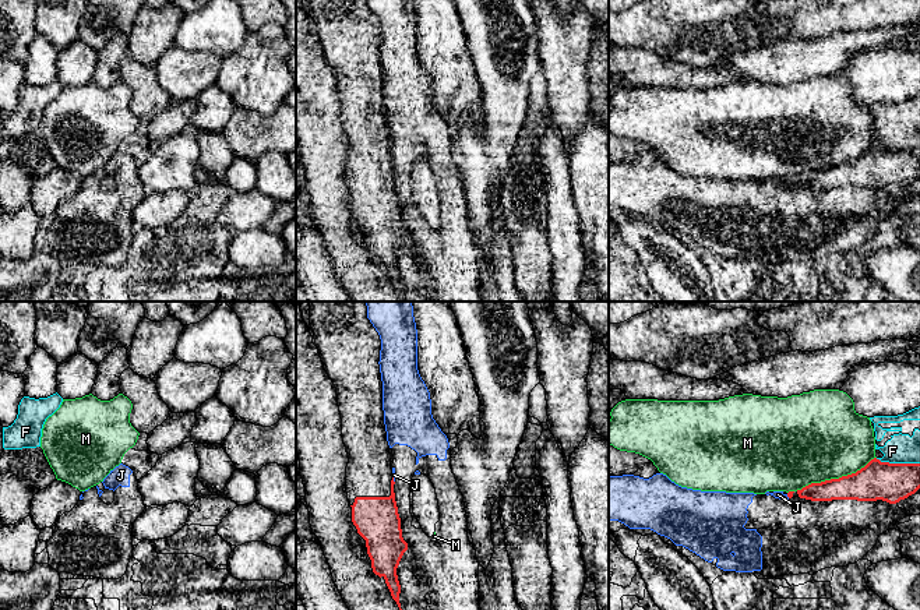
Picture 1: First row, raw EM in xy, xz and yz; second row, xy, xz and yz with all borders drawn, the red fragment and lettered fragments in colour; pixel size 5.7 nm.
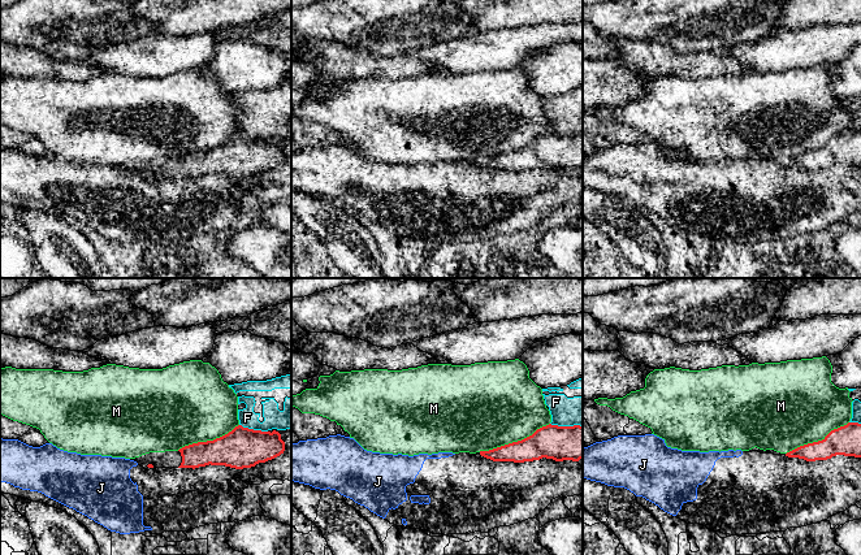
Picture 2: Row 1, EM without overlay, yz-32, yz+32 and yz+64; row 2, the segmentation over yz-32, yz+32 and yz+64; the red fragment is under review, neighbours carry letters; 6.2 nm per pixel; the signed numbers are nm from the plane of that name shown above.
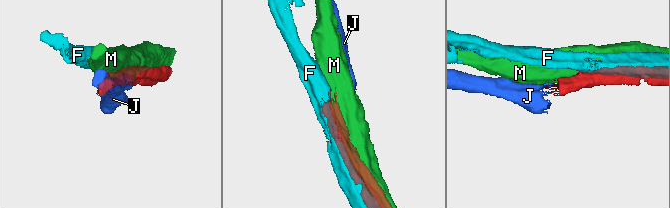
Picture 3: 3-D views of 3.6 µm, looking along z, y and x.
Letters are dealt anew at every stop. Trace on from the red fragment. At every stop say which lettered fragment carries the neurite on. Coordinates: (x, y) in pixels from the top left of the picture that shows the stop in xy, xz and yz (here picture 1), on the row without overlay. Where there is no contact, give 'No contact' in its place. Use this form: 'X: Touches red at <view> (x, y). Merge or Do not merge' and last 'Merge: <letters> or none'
F: Touches red at yz (898, 151). Do not merge
J: Touches red at xz (392, 166). Do not merge
M: Touches red at yz (835, 166). Do not merge
Merge: none

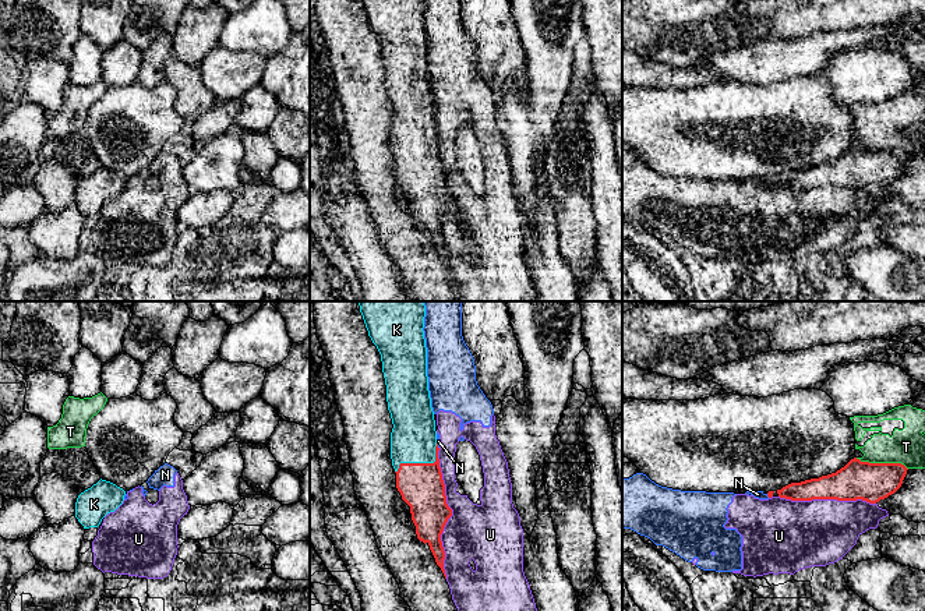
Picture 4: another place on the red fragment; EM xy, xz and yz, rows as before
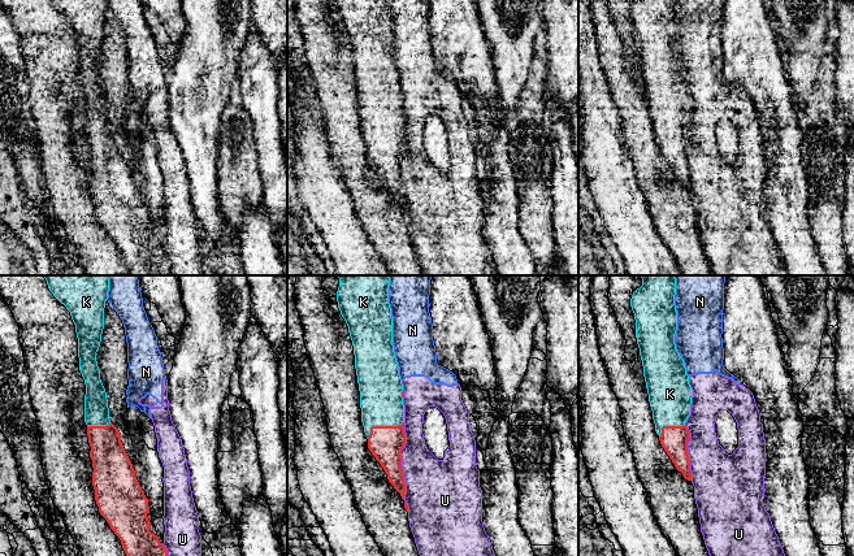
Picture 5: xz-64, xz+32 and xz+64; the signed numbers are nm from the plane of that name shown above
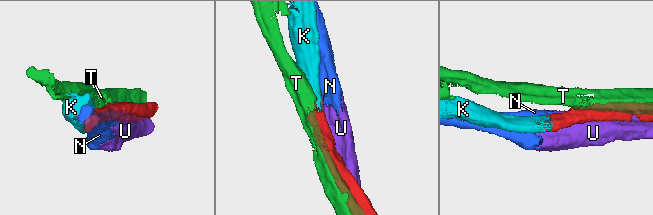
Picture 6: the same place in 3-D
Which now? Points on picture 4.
K: Touches red at xz (422, 151). Merge
N: Touches red at xz (437, 133). Do not merge
T: Touches red at yz (882, 151). Do not merge
U: Touches red at xz (451, 201). Do not merge
Merge: K

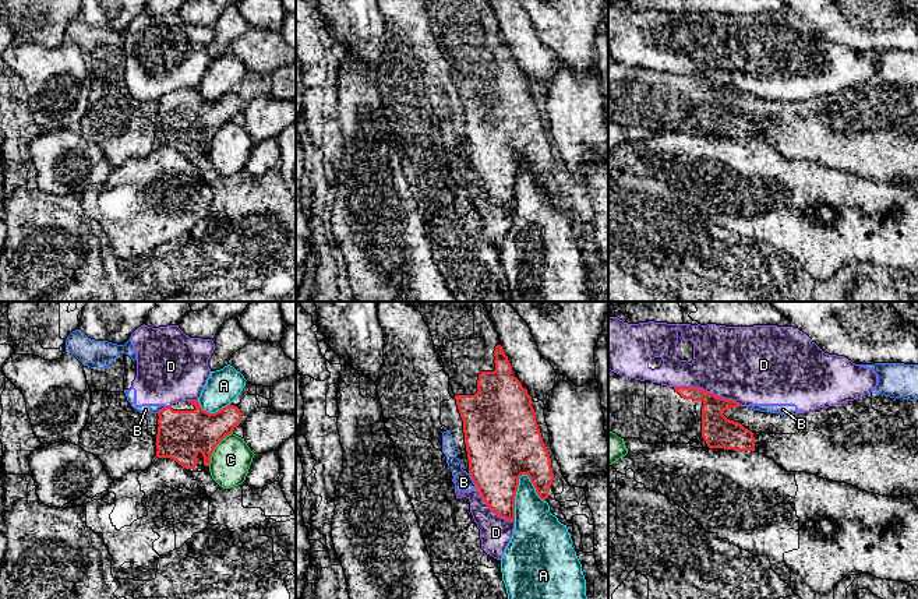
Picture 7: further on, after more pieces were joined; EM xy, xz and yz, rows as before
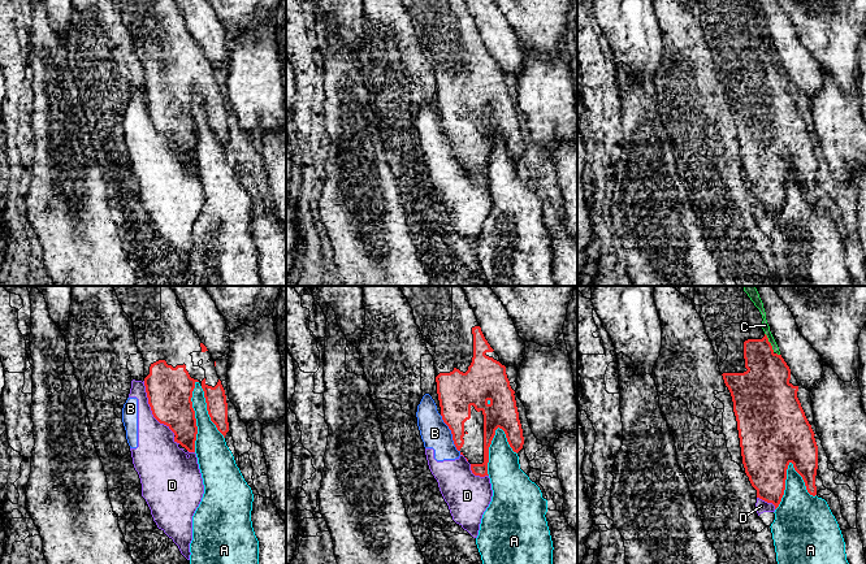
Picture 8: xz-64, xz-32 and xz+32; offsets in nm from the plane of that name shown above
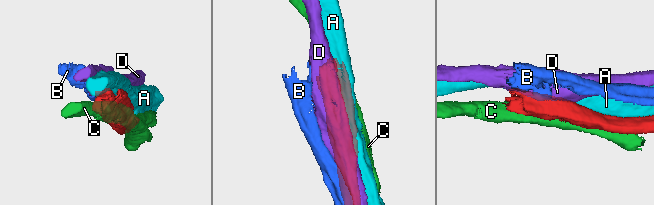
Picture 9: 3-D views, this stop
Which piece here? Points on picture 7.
A: Touches red at xz (515, 183). Do not merge
B: Touches red at xz (470, 164). Do not merge
C: Touches red at xy (214, 136). Do not merge
D: Touches red at yz (706, 78). Do not merge
Merge: none

